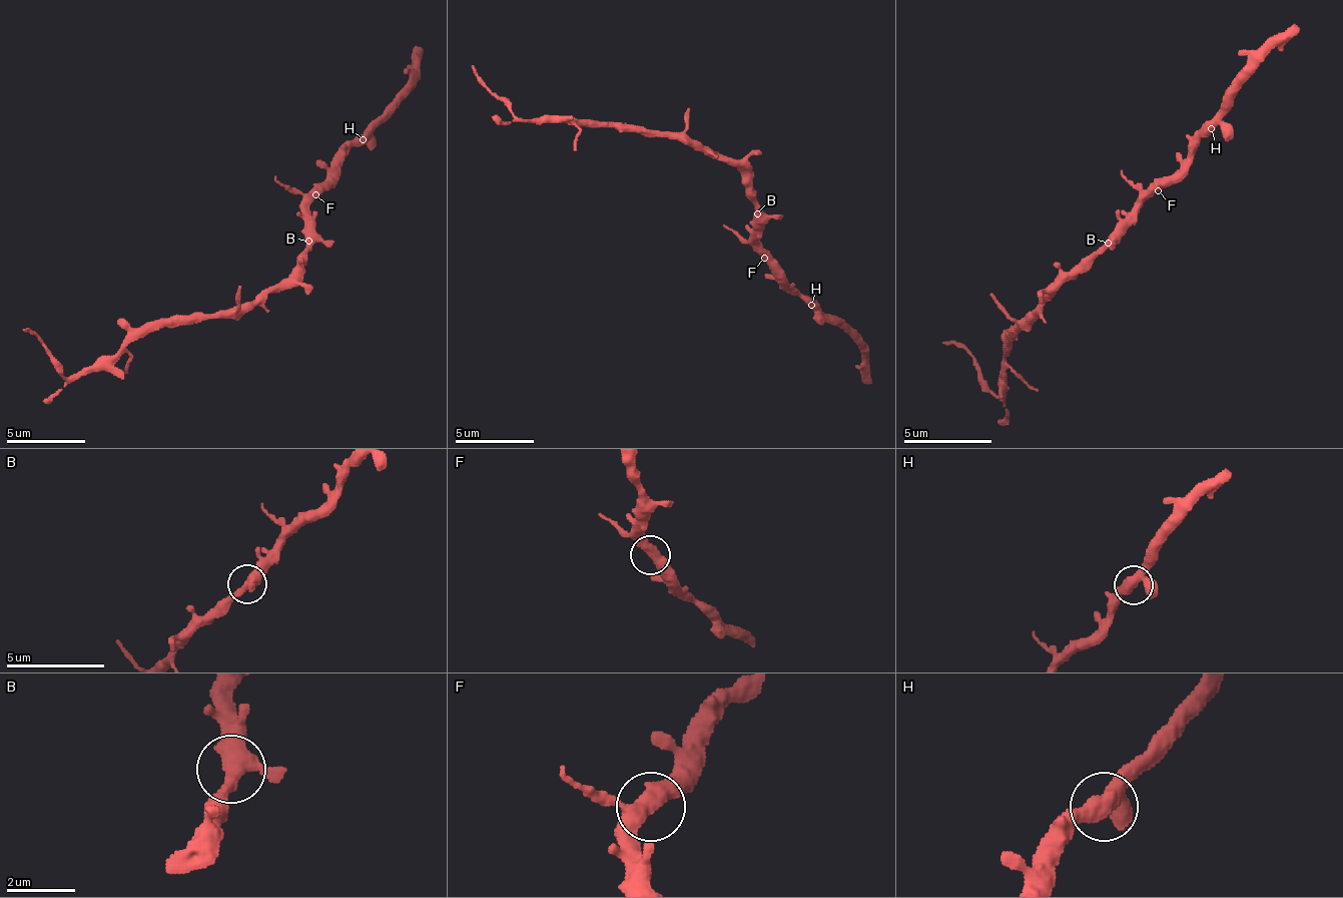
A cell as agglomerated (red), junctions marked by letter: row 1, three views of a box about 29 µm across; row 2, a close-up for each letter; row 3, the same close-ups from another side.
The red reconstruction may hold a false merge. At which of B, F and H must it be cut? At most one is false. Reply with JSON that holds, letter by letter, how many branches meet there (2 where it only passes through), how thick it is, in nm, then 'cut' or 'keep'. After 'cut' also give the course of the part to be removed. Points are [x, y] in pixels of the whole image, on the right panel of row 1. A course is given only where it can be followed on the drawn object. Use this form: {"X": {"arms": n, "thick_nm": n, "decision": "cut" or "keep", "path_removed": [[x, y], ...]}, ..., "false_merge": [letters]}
{"B": {"arms": 3, "thick_nm": 400, "decision": "keep"}, "F": {"arms": 3, "thick_nm": 400, "decision": "keep"}, "H": {"arms": 3, "thick_nm": 380, "decision": "keep"}, "false_merge": []}

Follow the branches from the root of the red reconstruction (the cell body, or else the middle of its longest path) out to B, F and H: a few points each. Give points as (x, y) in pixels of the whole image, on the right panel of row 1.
B: (1056, 284), (1065, 275), (1083, 271), (1109, 244)
F: (1056, 284), (1065, 275), (1074, 275), (1105, 244), (1105, 240), (1158, 190)
H: (1056, 284), (1065, 275), (1074, 275), (1211, 128)

